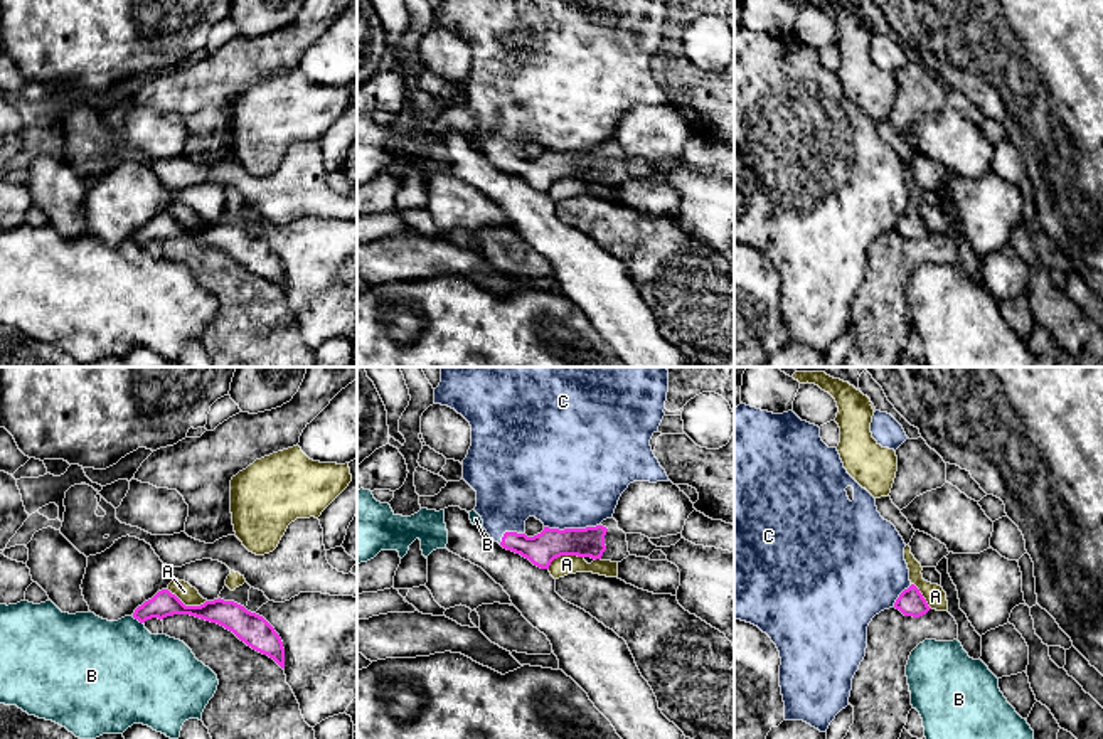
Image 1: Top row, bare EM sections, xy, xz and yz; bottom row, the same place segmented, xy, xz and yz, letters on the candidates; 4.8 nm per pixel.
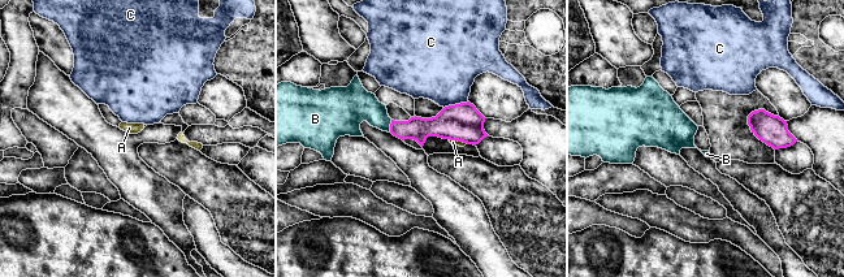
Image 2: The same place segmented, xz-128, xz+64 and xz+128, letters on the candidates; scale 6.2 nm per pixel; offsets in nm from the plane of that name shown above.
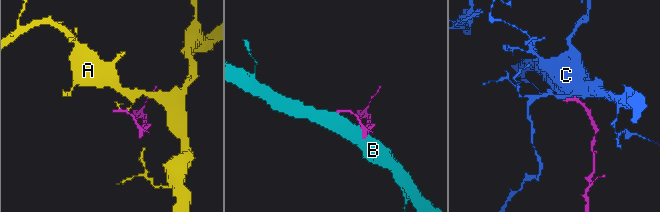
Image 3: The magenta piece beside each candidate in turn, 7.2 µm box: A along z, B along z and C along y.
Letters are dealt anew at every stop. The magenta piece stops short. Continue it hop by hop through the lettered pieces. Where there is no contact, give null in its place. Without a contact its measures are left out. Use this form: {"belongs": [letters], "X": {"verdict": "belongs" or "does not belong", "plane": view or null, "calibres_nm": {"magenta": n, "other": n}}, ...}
{"belongs": ["C"], "A": {"verdict": "does not belong", "plane": "xy", "calibres_nm": {"magenta": 140, "other": 90}}, "B": {"verdict": "does not belong", "plane": "xy", "calibres_nm": {"magenta": 120, "other": 440}}, "C": {"verdict": "belongs", "plane": "xz", "calibres_nm": {"magenta": 150, "other": 500}}}

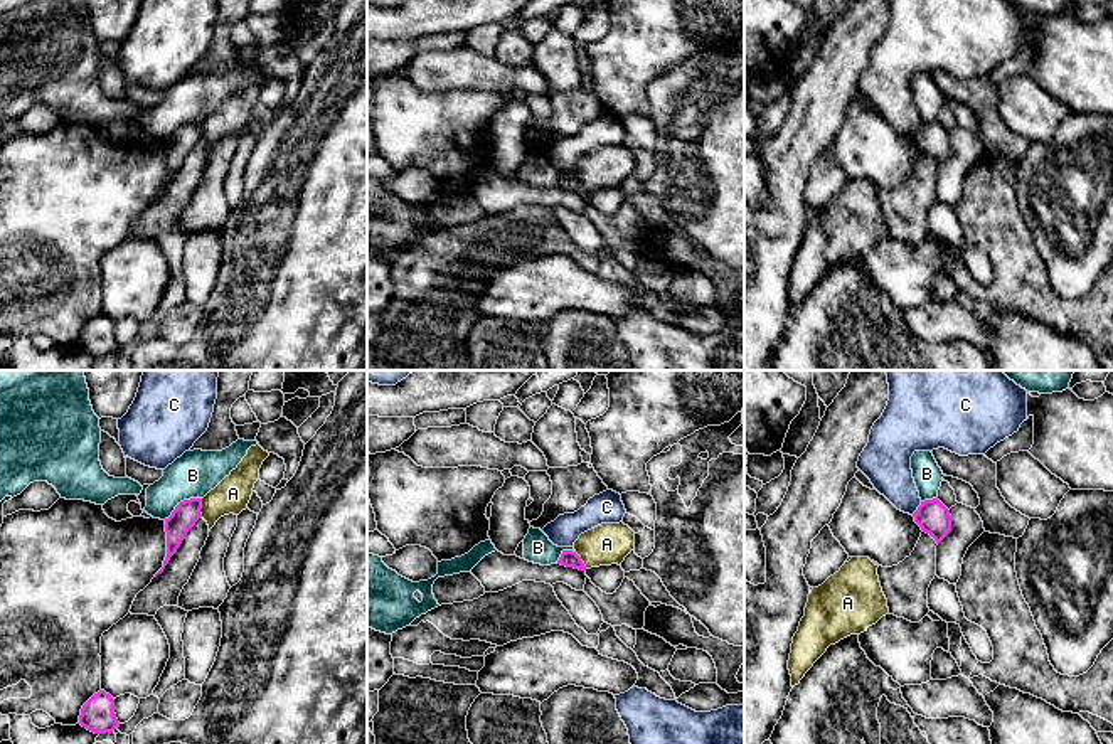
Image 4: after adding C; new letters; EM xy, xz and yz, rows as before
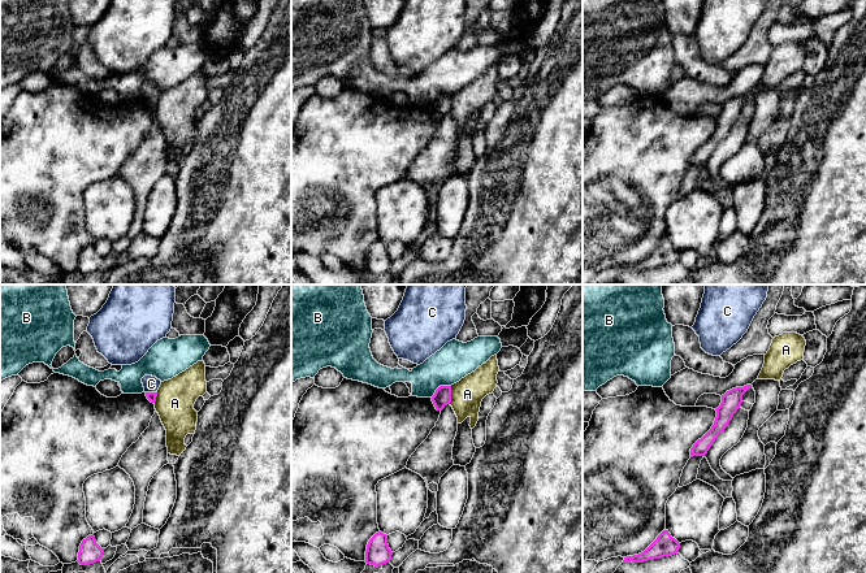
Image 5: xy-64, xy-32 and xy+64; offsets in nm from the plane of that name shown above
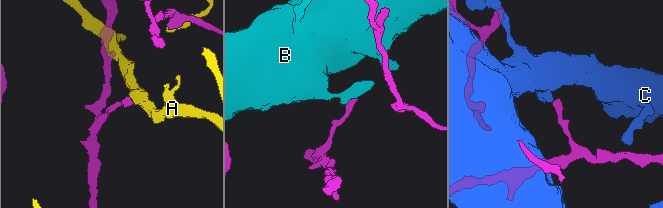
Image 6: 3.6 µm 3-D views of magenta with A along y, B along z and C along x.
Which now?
{"belongs": [], "A": {"verdict": "does not belong", "plane": "xy", "calibres_nm": {"magenta": 120, "other": 170}}, "B": {"verdict": "does not belong", "plane": "xy", "calibres_nm": {"magenta": 120, "other": 220}}, "C": {"verdict": "does not belong", "plane": "yz", "calibres_nm": {"magenta": 160, "other": 220}}}

